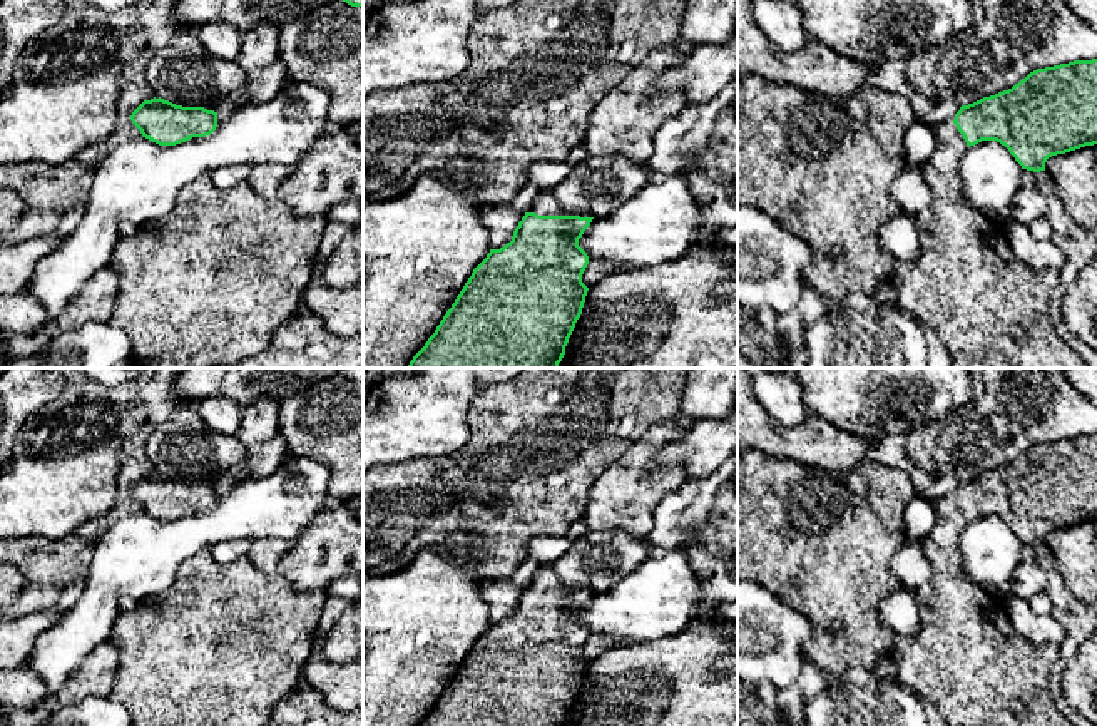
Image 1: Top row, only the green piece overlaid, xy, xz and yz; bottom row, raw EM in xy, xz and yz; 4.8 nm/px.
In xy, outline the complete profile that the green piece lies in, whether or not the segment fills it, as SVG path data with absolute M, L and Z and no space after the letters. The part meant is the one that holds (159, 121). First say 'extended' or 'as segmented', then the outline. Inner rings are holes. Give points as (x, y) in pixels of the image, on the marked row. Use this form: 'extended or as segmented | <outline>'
as segmented | M164 99L144 100L130 115L142 137L159 146L176 146L192 137L211 135L217 112L204 107L182 107Z

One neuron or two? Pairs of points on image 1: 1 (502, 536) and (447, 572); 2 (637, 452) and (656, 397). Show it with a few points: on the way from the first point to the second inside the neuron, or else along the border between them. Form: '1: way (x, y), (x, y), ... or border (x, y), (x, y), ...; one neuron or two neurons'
1: border (427, 547), (472, 532), (455, 557), (485, 582); two neurons
2: border (674, 419), (651, 425), (616, 459); two neurons

